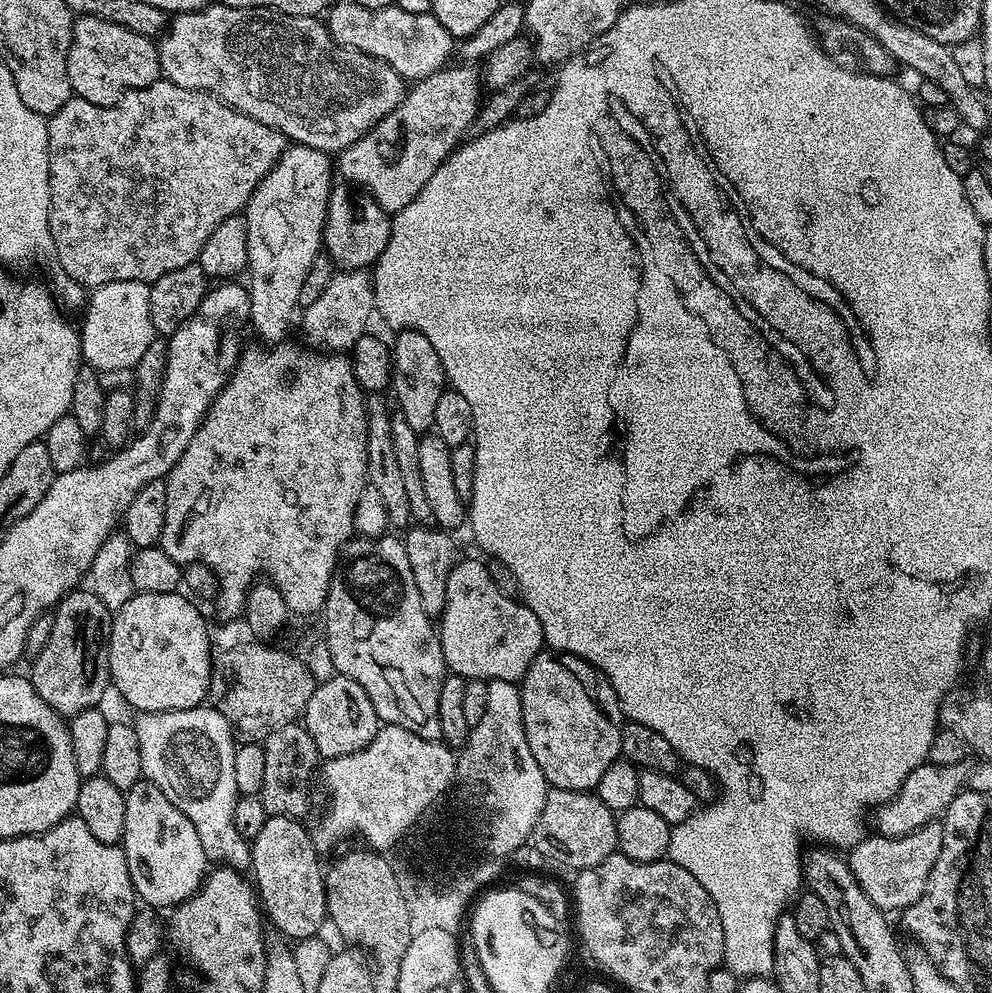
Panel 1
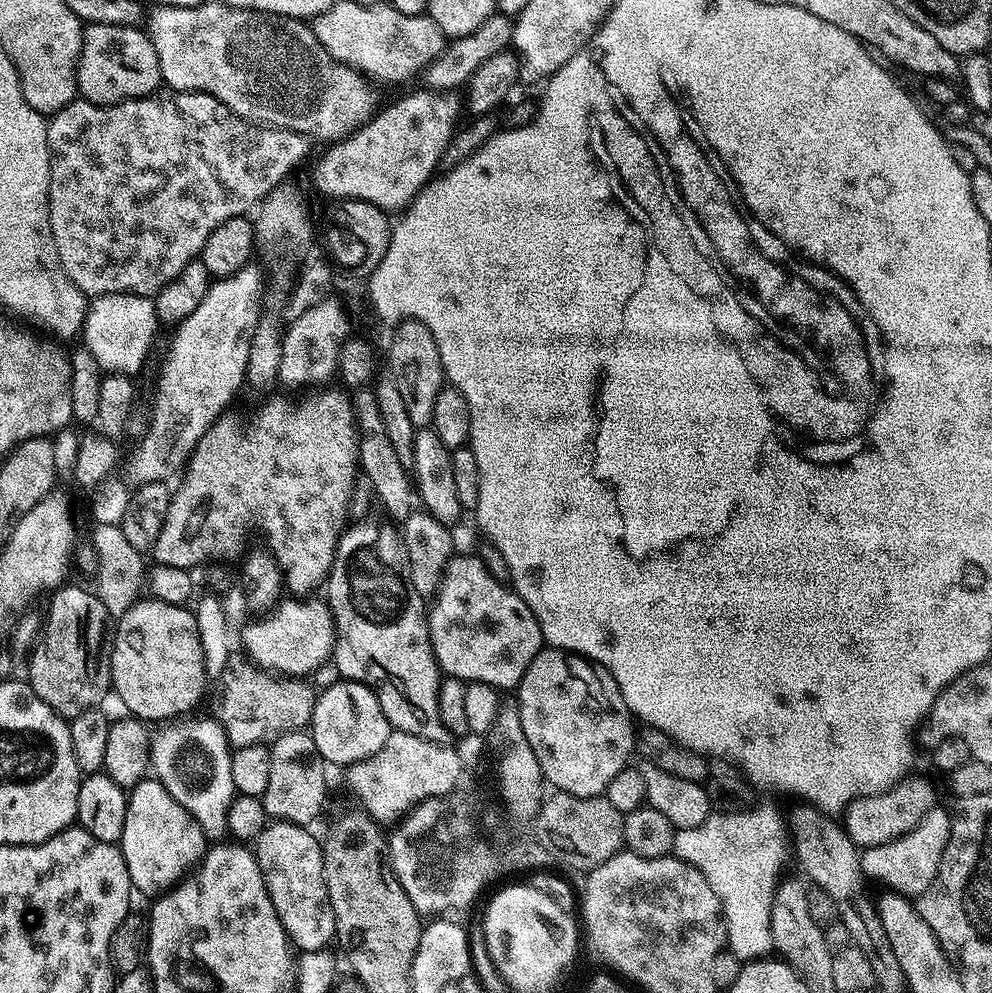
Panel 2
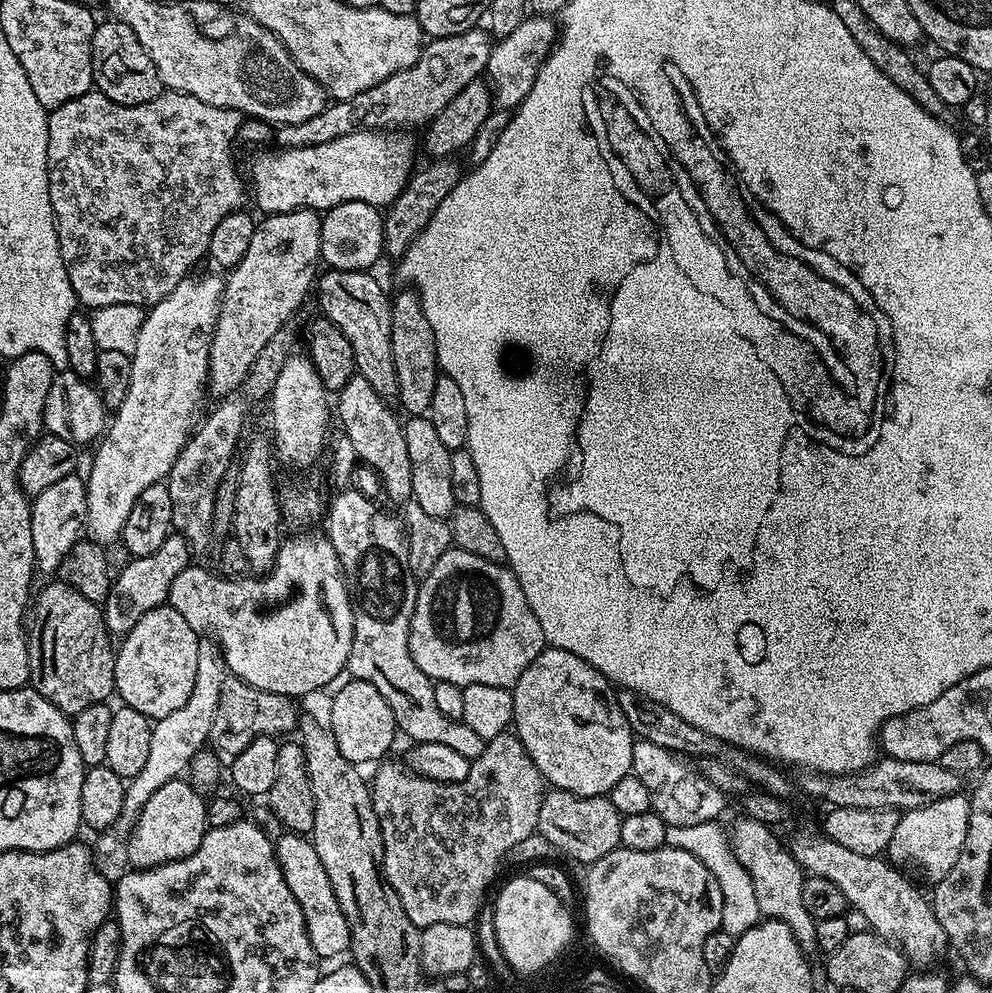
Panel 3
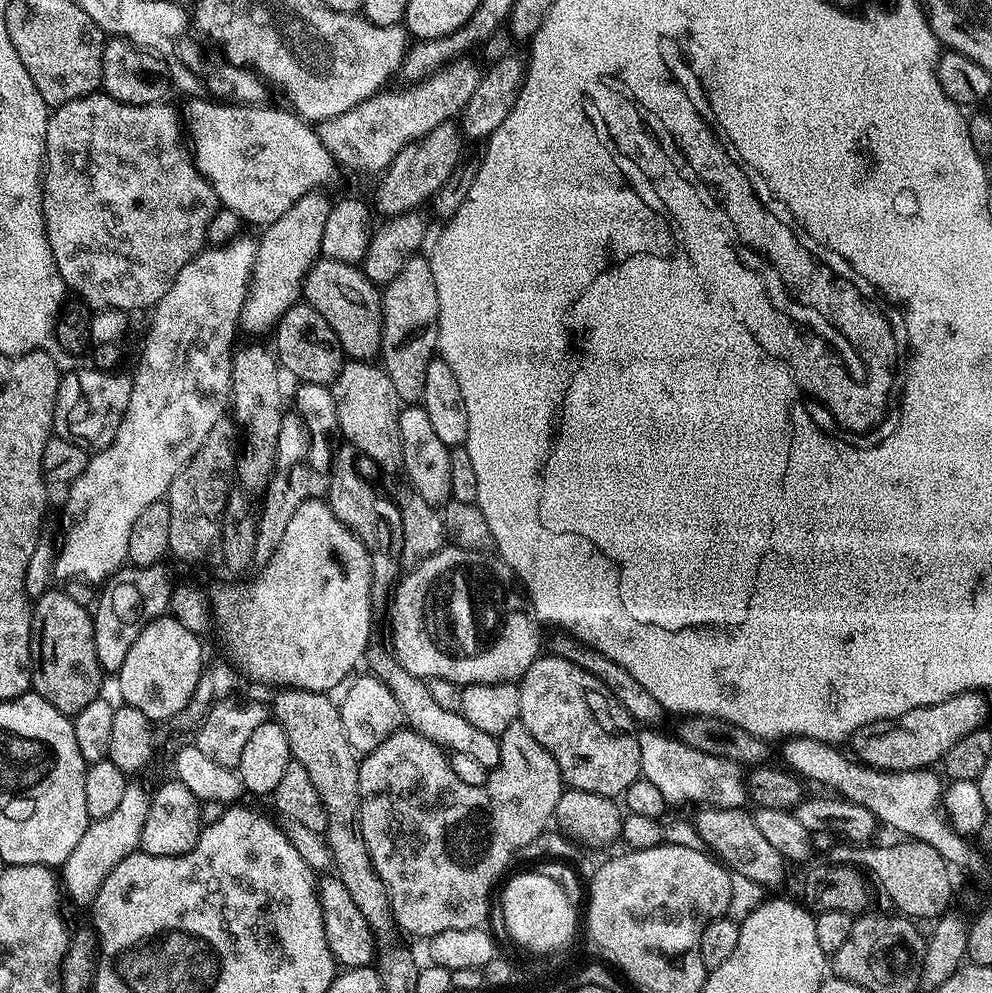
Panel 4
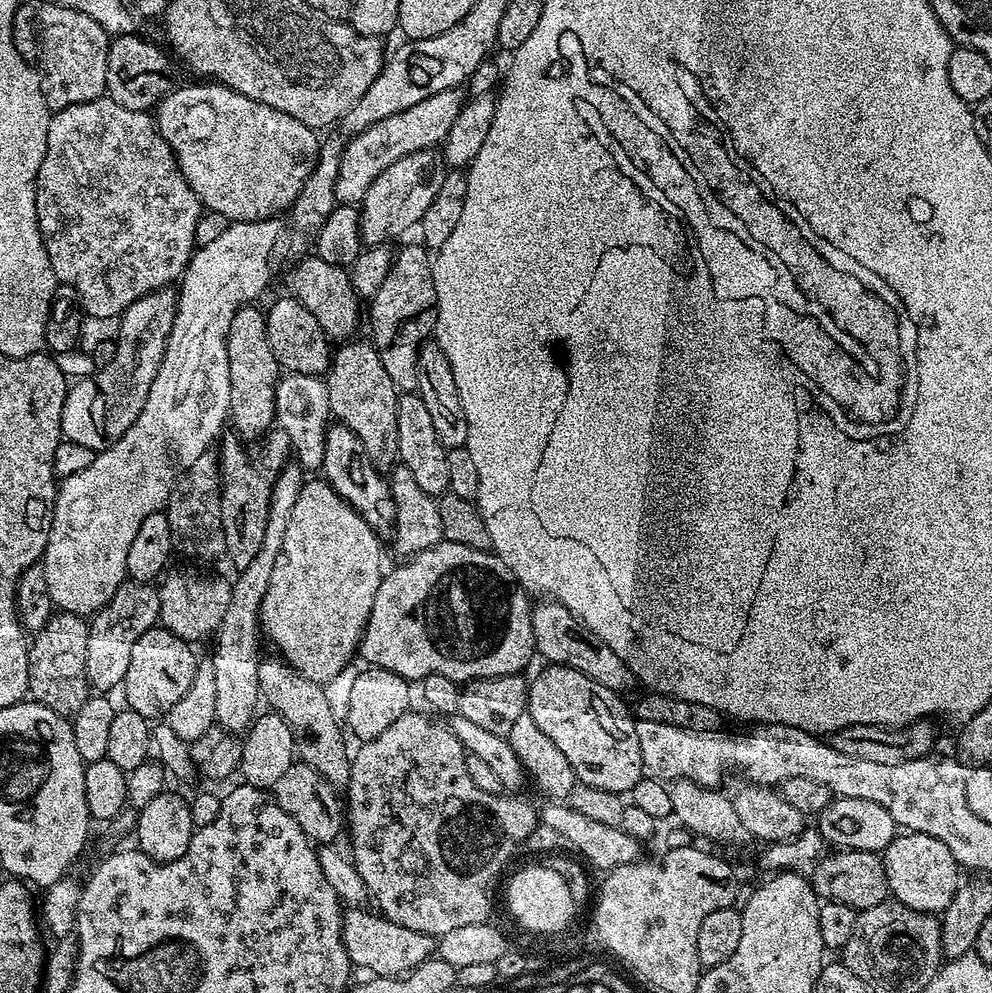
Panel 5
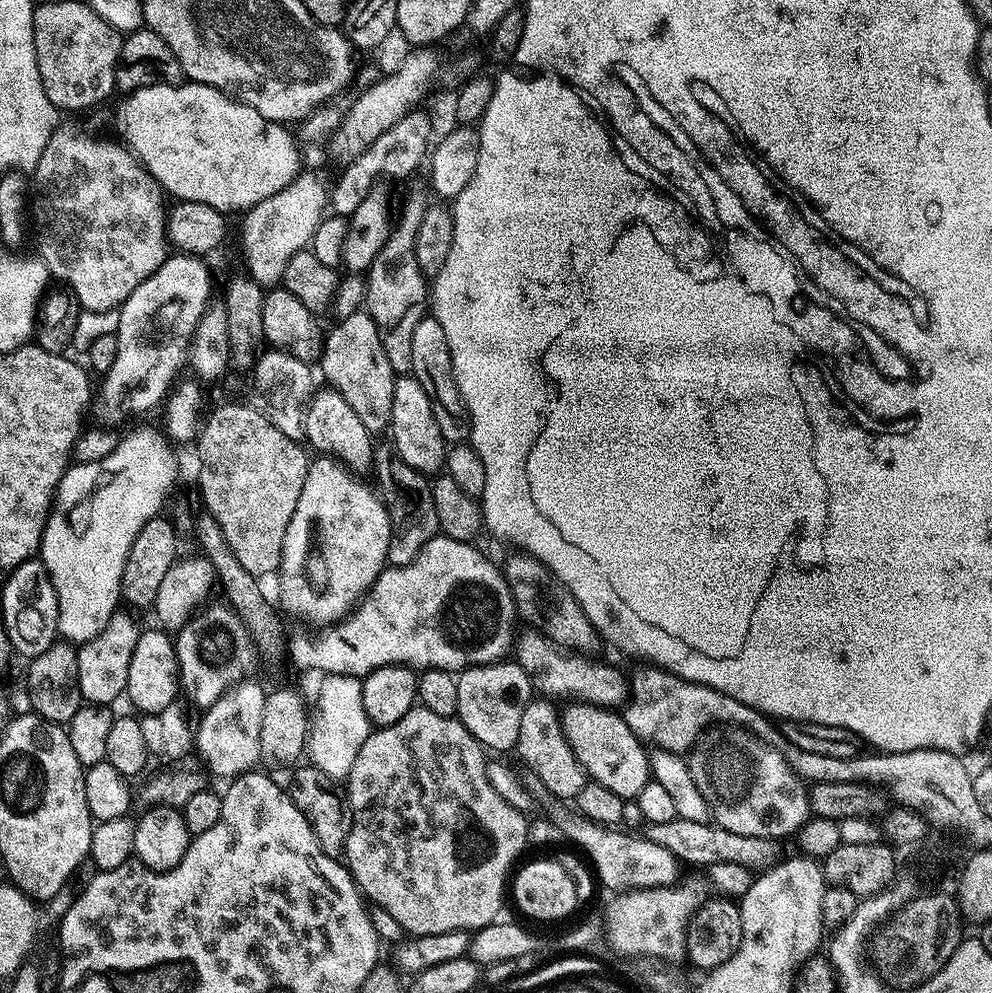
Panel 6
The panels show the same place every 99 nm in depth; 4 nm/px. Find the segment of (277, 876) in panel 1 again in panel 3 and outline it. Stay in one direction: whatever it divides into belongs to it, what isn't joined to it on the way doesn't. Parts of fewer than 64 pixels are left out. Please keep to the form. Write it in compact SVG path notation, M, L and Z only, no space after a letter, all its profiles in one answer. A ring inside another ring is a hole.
M281 833L275 839L276 857L290 892L302 907L303 920L307 926L307 936L319 959L332 958L351 947L349 942L349 924L342 914L338 900L334 897L333 887L326 870L318 862L318 854L311 841L299 833Z

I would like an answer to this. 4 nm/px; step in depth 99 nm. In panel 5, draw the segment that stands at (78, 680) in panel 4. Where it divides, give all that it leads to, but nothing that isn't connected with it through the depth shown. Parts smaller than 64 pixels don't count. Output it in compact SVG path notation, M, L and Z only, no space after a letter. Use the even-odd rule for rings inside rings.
M57 611L31 637L28 649L28 690L36 703L70 718L82 710L82 702L90 695L86 674L86 642L89 621L72 612Z

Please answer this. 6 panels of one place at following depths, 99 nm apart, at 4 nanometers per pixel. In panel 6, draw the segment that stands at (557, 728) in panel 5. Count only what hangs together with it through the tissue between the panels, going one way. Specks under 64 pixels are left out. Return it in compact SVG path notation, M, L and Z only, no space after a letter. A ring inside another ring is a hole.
M572 702L568 705L568 709L563 709L560 727L585 773L595 783L606 786L606 790L614 790L614 794L623 800L635 800L642 786L646 786L650 779L650 756L645 745L641 744L630 726L626 726L619 711L585 702Z

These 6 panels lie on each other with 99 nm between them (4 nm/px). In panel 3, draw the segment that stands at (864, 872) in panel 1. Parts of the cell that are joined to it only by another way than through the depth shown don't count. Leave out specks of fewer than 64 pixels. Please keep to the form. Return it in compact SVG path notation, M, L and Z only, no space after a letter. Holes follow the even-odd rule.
M957 794L905 811L898 826L894 826L894 838L890 838L886 849L887 859L905 869L917 868L929 882L946 878L946 874L954 870L954 862L958 862L958 854L962 854L962 846L966 842L970 822L968 801L967 795Z

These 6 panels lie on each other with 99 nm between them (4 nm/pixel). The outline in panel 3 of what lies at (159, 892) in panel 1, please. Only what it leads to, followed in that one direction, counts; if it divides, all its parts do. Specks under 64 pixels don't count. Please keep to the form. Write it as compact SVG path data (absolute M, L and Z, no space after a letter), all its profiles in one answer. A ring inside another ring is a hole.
M187 779L171 780L161 786L156 793L142 806L142 814L138 814L138 822L132 828L132 837L128 839L128 862L133 869L157 868L175 860L186 858L198 850L205 832L208 831L208 806L205 797Z

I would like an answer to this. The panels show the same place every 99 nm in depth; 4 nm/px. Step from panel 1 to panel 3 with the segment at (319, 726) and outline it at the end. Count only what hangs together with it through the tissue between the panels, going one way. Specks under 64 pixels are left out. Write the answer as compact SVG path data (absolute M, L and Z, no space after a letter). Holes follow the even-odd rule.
M351 679L336 697L330 700L332 709L328 712L327 727L330 729L334 742L338 744L338 750L342 752L342 758L346 758L351 764L365 766L371 760L380 762L392 748L392 743L398 737L396 719L386 706L386 698L370 686L370 682Z

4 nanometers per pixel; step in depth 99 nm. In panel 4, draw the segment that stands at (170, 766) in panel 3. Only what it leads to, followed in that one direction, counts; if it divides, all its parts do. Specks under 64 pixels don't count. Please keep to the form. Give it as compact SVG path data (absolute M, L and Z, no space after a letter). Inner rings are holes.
M129 782L126 791L122 793L122 799L118 802L118 807L110 814L106 814L106 818L89 823L86 834L82 834L78 846L74 846L74 854L70 854L70 858L66 858L62 866L62 888L74 903L91 905L102 882L106 882L110 870L114 870L114 866L118 866L122 858L139 849L142 826L146 826L146 814L150 814L151 801L152 792L149 789L144 789L136 782Z

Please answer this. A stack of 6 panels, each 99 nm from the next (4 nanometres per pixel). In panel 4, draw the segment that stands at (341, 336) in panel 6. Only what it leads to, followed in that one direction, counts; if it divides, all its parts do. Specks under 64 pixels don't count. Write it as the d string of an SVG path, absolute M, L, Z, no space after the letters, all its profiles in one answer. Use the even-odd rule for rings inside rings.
M348 360L330 389L337 410L339 435L344 435L359 455L361 452L366 459L373 460L382 471L399 473L404 466L402 438L398 434L402 401L383 367L376 362Z

